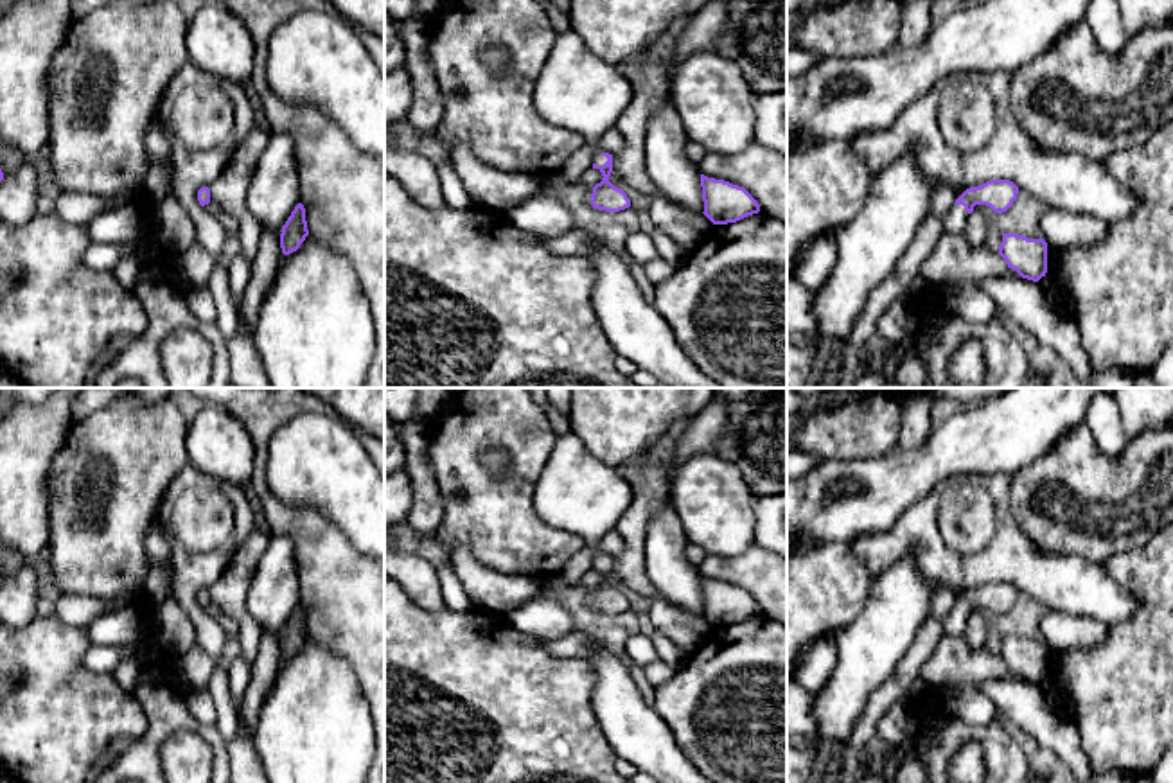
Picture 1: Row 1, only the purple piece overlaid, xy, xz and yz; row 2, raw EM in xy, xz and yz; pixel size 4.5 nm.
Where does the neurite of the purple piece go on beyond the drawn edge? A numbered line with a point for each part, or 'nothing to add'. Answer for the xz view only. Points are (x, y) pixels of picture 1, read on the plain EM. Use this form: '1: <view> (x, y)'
1: xz (577, 492)

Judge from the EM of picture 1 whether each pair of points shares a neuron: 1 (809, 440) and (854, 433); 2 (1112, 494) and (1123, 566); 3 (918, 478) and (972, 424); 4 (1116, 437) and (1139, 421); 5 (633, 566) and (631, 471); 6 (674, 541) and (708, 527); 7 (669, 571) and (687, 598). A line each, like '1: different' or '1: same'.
1: same
2: different
3: same
4: different
5: same
6: different
7: same

